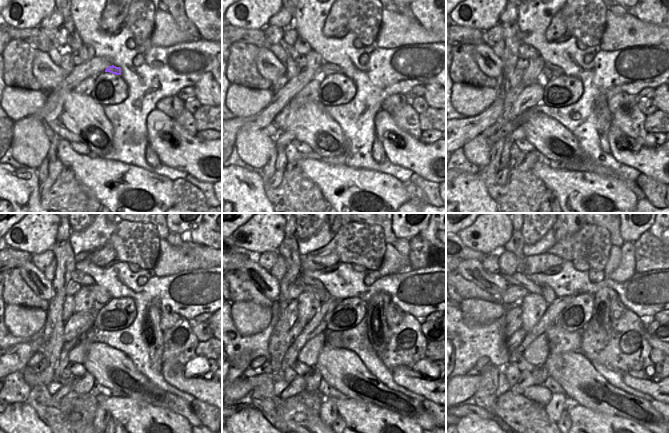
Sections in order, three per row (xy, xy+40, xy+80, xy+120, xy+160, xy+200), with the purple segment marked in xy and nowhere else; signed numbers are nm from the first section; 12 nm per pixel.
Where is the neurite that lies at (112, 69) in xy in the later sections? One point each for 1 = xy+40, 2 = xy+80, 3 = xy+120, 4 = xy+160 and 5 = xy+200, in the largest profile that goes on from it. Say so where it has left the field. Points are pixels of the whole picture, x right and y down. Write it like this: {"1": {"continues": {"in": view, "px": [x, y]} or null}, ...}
{"1": {"continues": {"in": "xy+40", "px": [326, 69]}}, "2": {"continues": {"in": "xy+80", "px": [550, 71]}}, "3": {"continues": {"in": "xy+120", "px": [102, 296]}}, "4": {"continues": {"in": "xy+160", "px": [323, 295]}}, "5": {"continues": {"in": "xy+200", "px": [549, 296]}}}

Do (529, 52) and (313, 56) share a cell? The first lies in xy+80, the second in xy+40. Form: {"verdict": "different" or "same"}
{"verdict": "different"}

